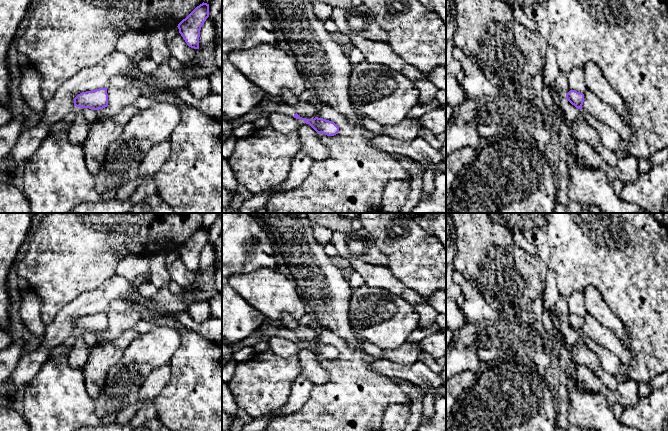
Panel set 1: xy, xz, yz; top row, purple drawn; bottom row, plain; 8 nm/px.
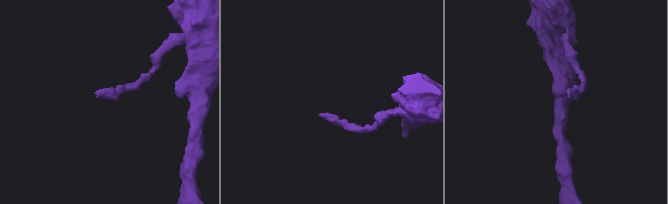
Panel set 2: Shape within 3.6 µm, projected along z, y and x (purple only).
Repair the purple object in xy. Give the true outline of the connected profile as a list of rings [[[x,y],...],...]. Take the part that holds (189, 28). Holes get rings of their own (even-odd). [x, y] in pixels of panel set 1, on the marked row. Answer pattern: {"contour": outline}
{"contour": [[[203,2],[178,24],[179,33],[189,47],[199,49],[200,30],[208,17],[209,4]]]}

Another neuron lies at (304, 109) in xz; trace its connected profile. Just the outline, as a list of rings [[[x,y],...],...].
[[[283,90],[281,98],[285,104],[293,106],[300,117],[306,119],[317,117],[317,107],[313,106],[310,101],[302,101],[299,96],[289,90]]]

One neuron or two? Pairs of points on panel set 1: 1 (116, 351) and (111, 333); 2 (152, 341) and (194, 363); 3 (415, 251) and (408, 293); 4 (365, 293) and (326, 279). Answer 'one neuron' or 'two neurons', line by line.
1: two neurons
2: two neurons
3: two neurons
4: two neurons

